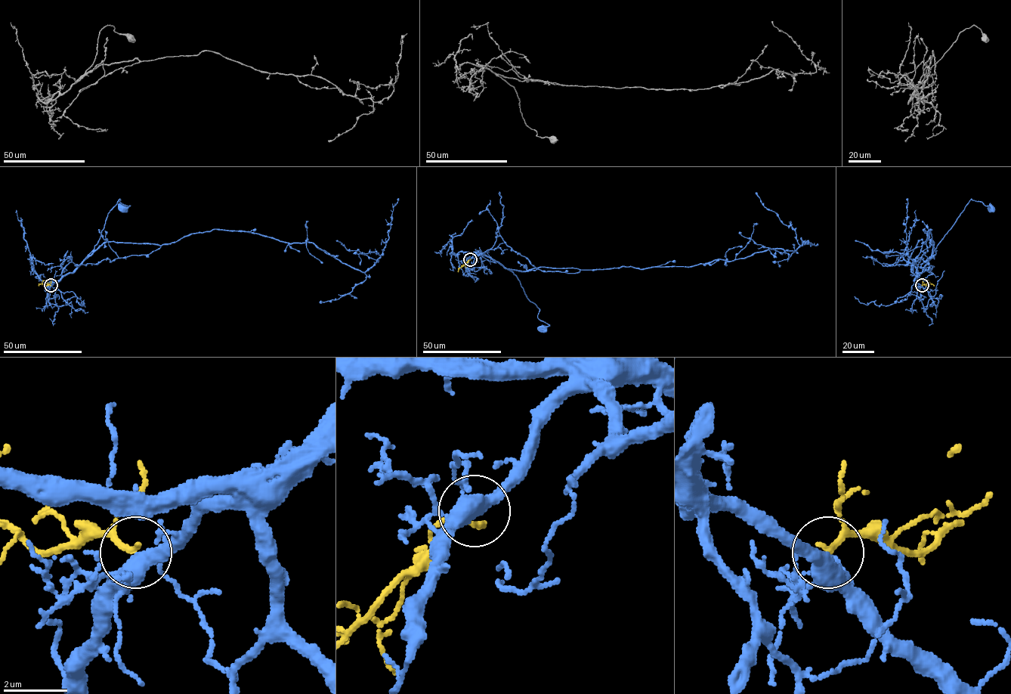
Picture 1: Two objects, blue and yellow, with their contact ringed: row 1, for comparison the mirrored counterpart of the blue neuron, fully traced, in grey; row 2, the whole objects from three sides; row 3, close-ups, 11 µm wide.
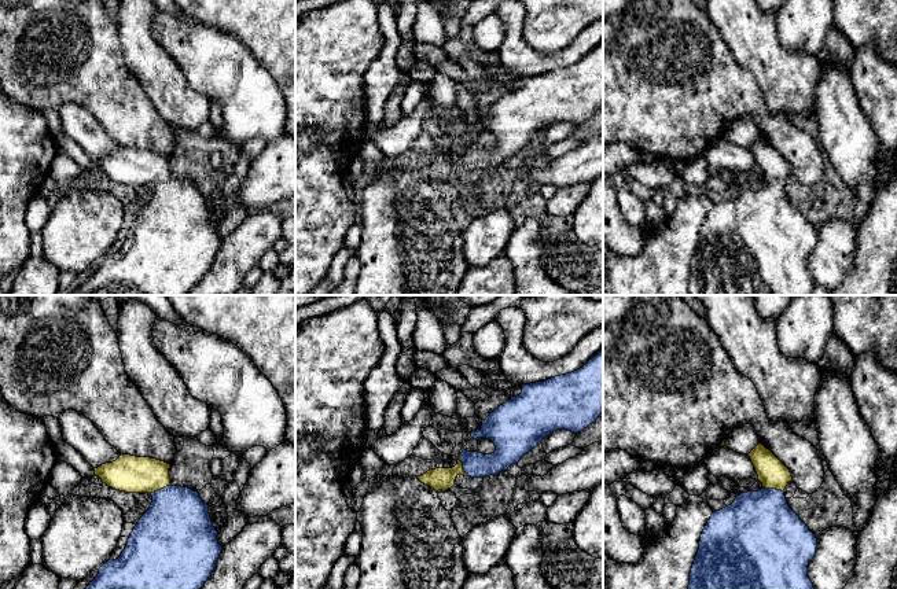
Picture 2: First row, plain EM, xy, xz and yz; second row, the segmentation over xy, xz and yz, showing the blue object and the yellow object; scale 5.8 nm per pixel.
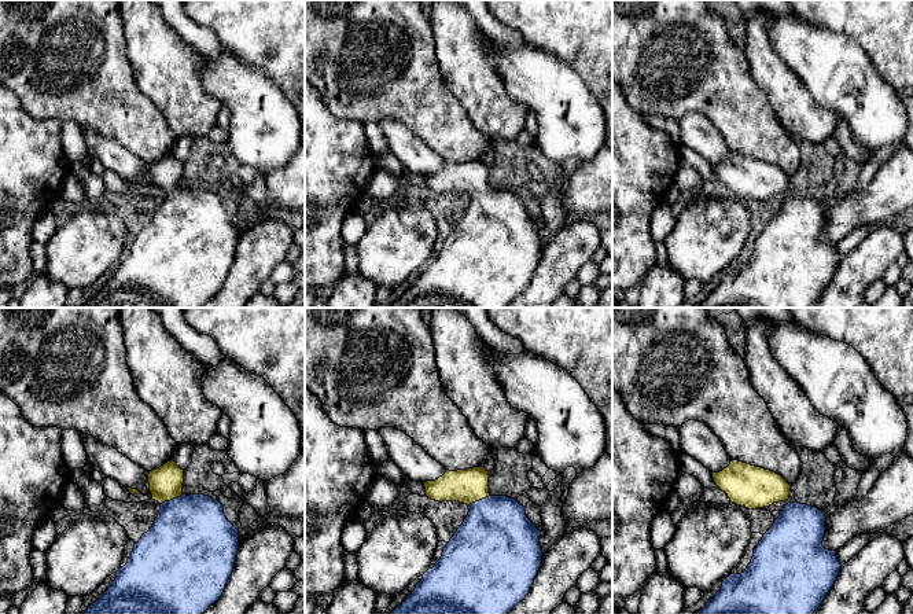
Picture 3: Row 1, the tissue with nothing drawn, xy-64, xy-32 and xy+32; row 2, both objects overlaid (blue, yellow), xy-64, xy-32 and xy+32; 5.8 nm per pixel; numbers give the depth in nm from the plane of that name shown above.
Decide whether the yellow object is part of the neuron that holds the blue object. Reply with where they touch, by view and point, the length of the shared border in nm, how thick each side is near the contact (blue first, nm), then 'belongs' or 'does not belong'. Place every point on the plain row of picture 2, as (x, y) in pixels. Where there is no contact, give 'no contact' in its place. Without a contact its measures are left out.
yz (774, 181) | 130 nm | 440/170 nm | belongs

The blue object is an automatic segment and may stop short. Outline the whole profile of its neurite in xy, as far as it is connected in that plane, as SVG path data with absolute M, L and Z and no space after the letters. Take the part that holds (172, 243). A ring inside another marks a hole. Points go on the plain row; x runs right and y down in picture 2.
M122 146L115 154L93 161L107 178L125 185L150 185L152 195L121 249L106 254L87 281L69 295L188 295L209 272L223 243L218 224L199 185L173 178L169 161L170 157L157 151Z

